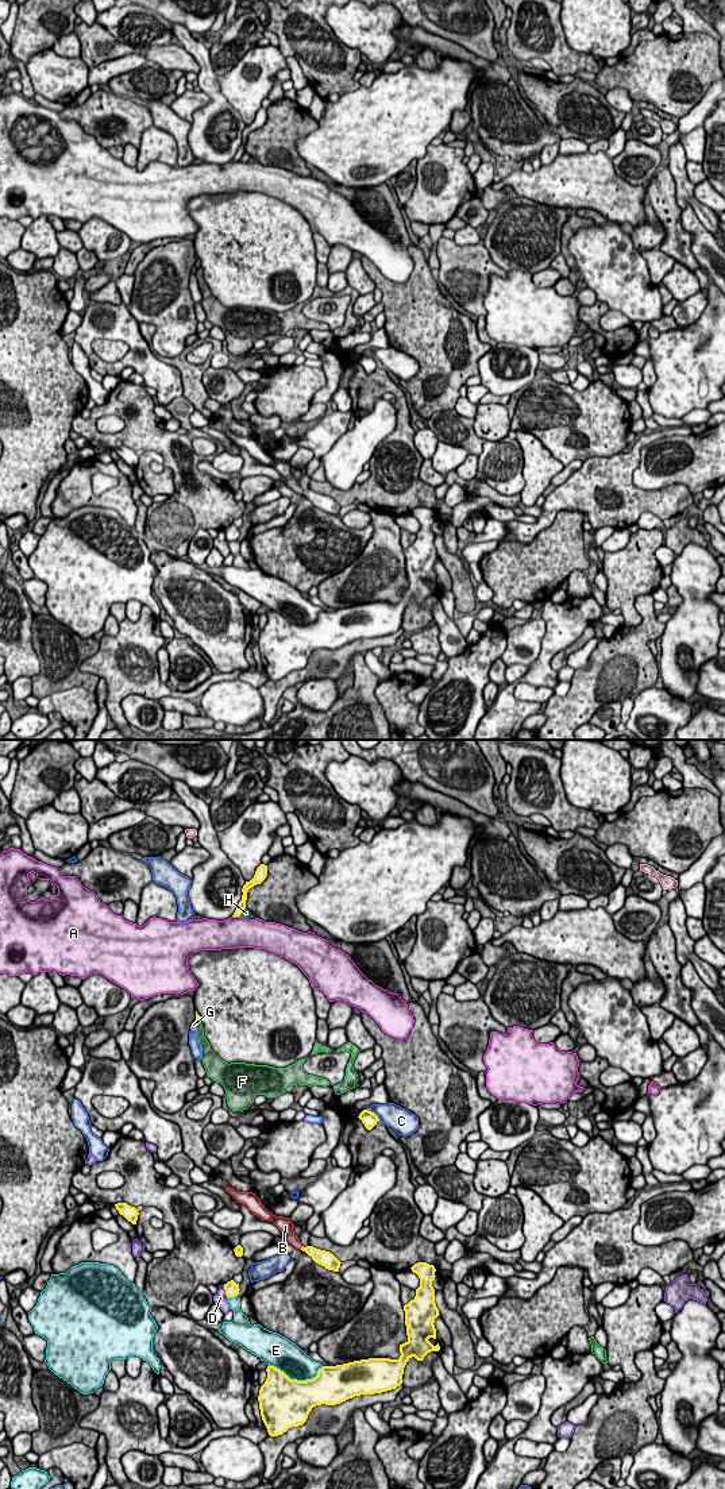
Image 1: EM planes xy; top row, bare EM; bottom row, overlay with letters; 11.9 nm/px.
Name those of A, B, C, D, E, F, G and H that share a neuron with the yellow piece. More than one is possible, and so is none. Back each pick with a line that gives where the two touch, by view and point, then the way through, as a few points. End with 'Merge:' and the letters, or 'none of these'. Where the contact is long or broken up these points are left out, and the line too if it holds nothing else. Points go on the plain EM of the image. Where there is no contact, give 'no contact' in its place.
B: meets yellow in xy at (301, 492); runs through xy (319, 500), (301, 492), (288, 478)
Merge: B

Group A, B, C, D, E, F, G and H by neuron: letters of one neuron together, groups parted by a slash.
A / B / C / D / E / F / G / H

